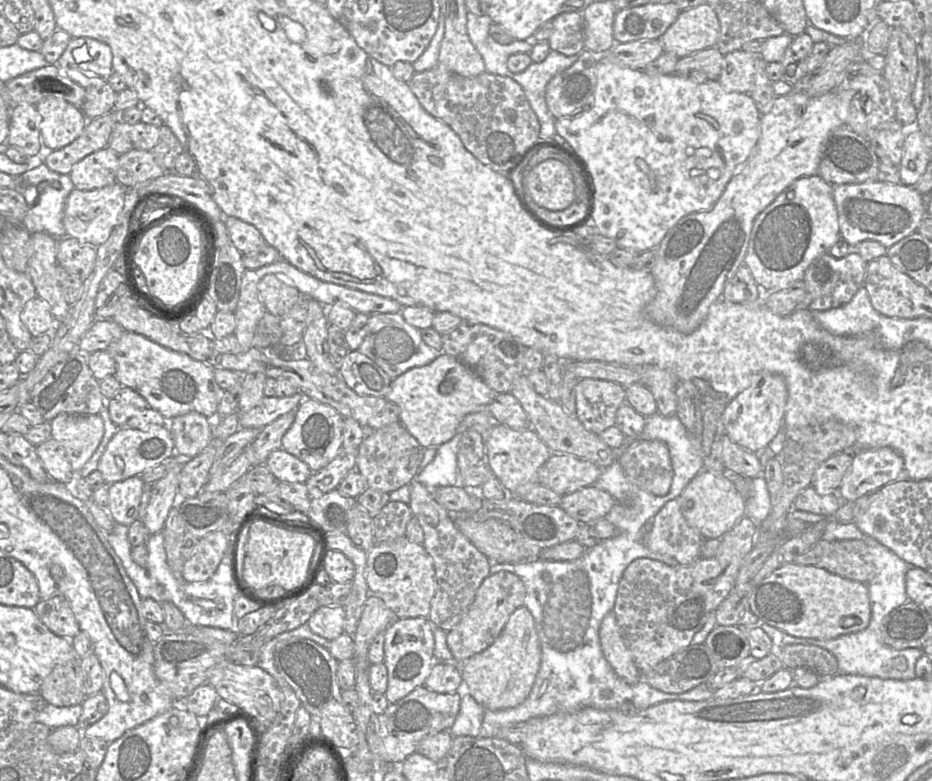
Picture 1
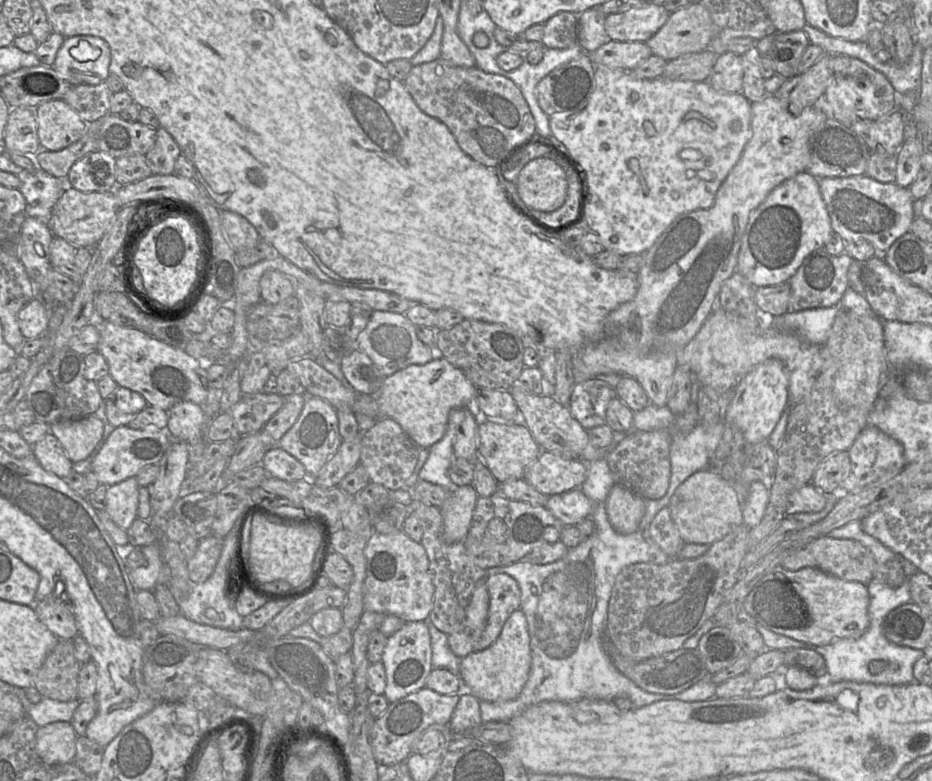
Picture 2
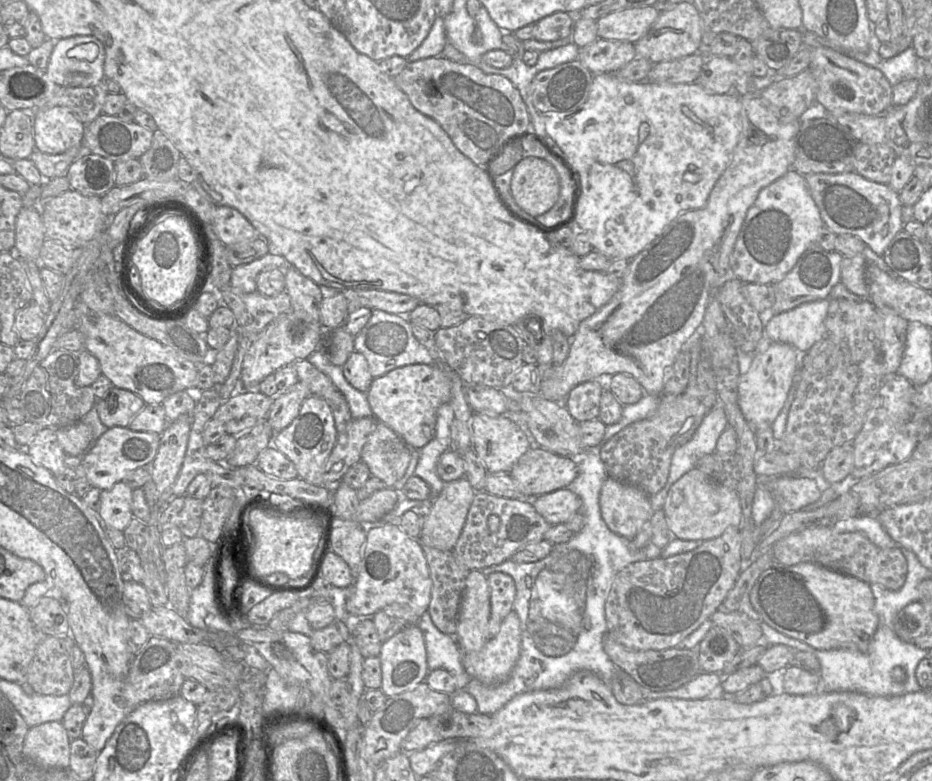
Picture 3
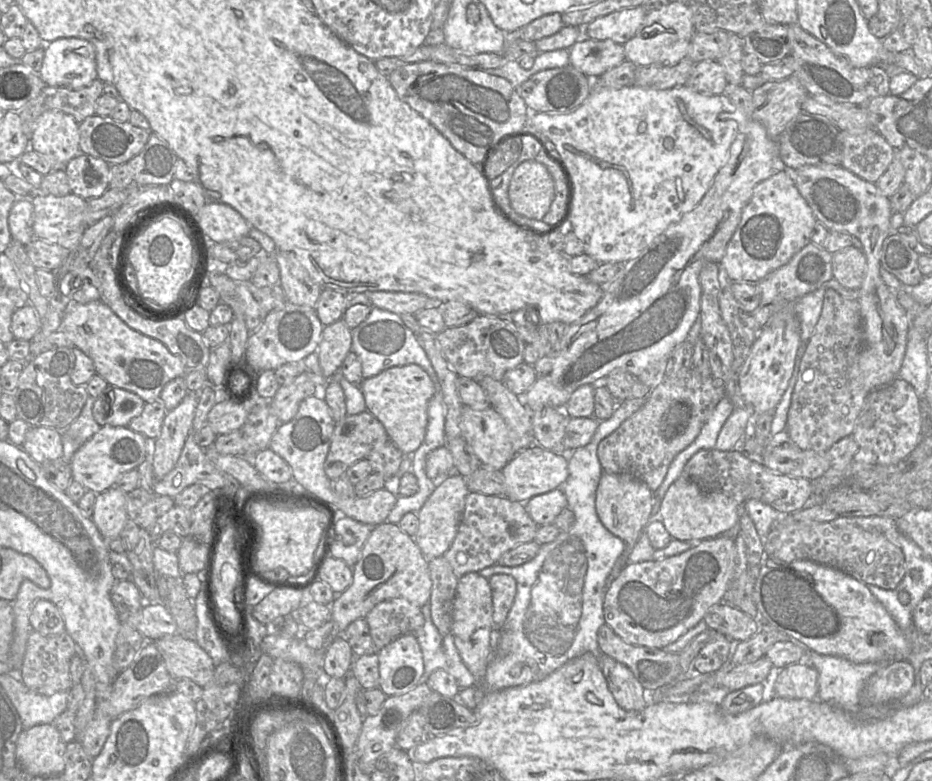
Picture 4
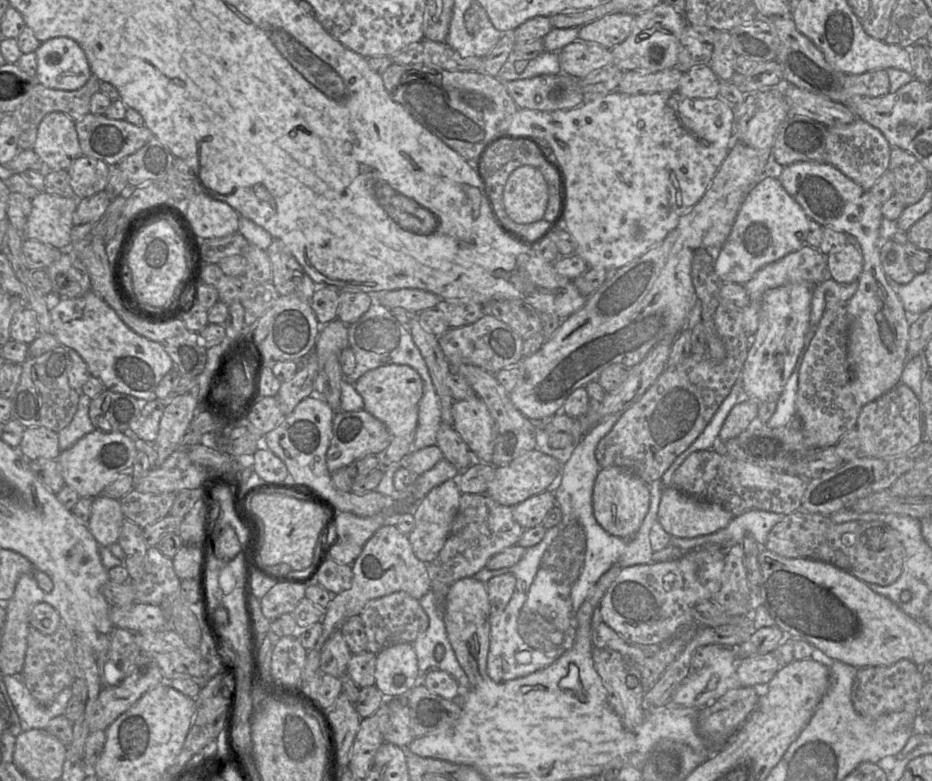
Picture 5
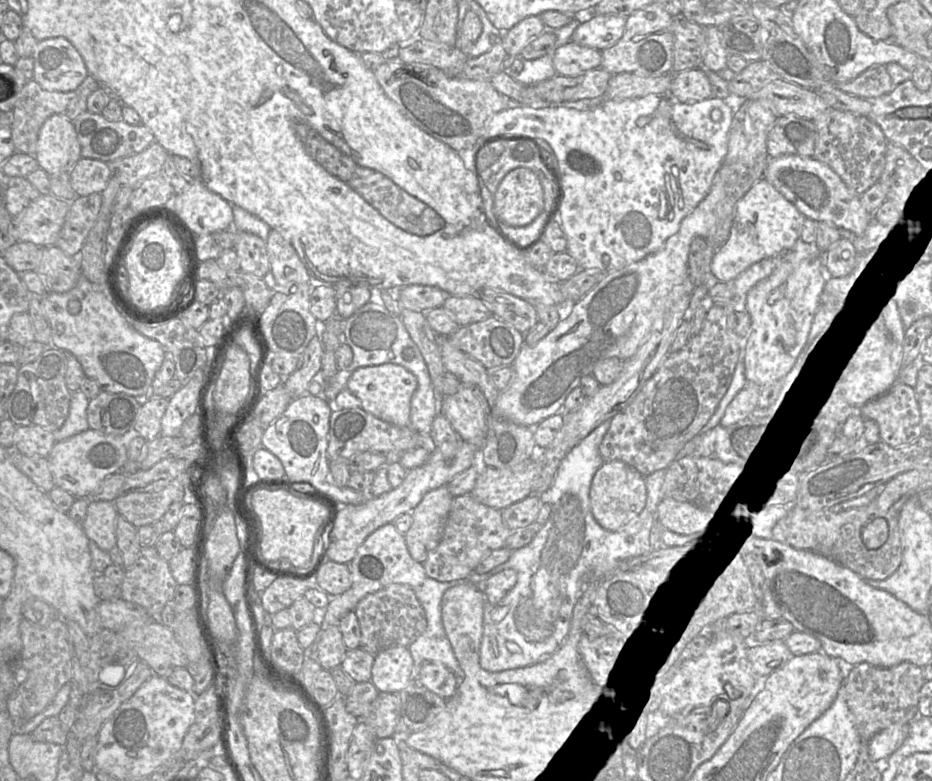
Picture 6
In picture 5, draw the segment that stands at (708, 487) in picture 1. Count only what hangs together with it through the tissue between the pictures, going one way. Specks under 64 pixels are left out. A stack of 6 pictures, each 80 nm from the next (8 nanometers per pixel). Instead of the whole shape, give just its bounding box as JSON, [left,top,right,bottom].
[658,486,733,538]

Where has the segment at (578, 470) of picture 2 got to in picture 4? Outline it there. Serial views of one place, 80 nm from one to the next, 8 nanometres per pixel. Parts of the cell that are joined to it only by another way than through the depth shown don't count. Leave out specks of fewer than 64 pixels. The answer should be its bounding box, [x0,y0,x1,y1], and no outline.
[501,444,569,503]

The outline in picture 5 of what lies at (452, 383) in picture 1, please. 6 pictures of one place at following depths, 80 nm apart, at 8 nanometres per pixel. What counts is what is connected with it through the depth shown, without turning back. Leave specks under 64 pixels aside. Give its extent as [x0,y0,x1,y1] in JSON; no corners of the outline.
[354,364,423,467]

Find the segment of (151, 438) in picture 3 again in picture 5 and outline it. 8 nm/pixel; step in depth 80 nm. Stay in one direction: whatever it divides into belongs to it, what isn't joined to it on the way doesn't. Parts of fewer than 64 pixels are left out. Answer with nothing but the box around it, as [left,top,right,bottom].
[56,429,141,498]

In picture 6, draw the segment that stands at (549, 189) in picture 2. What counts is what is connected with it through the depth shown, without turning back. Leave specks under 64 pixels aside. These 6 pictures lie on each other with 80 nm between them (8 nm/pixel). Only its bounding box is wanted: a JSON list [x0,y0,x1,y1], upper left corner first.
[493,167,544,227]

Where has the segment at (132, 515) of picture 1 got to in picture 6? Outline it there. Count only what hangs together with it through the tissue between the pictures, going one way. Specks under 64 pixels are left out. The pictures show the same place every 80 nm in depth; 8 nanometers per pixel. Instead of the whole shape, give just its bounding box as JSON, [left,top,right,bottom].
[82,501,117,552]

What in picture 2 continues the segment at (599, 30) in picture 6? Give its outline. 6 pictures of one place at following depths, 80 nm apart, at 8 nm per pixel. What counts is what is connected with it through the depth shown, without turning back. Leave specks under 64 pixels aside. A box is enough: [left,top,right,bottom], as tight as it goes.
[605,5,669,42]

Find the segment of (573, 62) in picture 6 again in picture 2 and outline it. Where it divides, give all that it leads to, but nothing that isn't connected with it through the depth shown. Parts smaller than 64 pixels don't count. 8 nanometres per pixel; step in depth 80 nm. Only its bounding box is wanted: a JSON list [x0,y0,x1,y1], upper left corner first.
[588,41,652,71]

